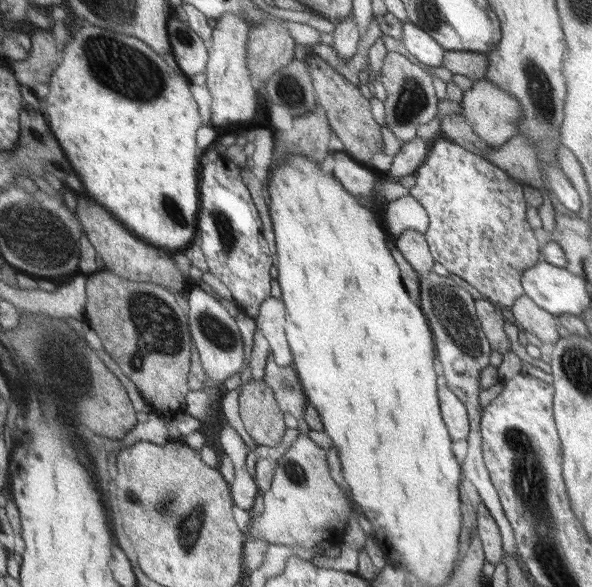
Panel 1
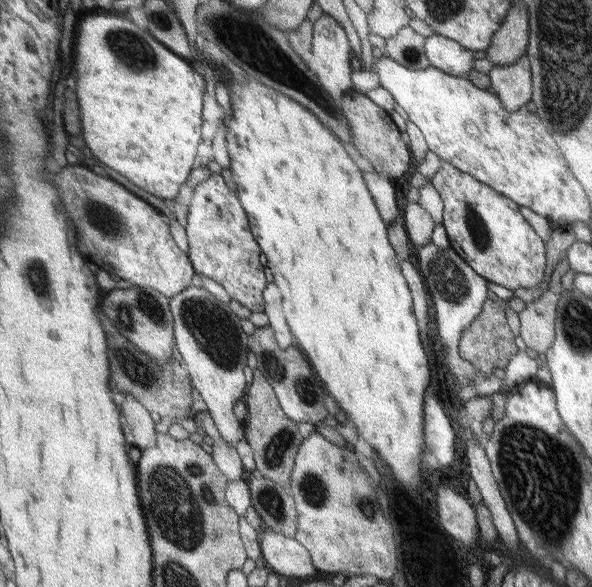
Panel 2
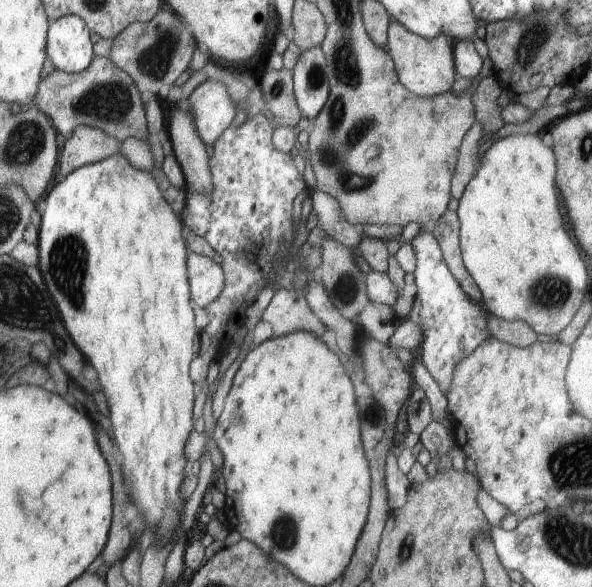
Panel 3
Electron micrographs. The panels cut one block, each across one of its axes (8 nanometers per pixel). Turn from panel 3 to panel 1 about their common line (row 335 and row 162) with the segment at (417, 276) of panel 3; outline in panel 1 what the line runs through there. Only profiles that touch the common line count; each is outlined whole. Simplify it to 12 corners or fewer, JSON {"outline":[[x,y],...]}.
{"outline":[[448,139],[408,186],[435,262],[506,311],[536,264],[522,186]]}

